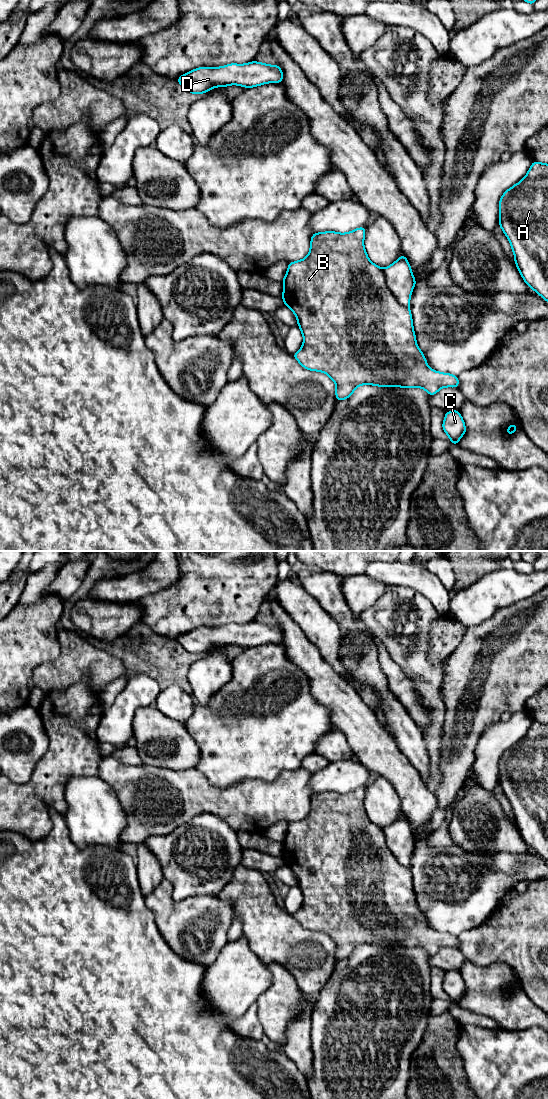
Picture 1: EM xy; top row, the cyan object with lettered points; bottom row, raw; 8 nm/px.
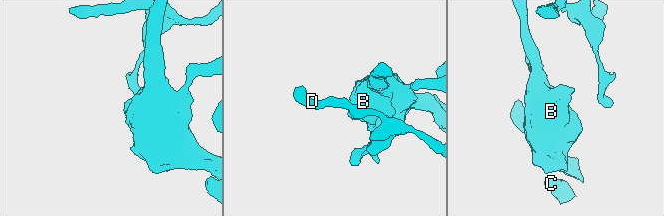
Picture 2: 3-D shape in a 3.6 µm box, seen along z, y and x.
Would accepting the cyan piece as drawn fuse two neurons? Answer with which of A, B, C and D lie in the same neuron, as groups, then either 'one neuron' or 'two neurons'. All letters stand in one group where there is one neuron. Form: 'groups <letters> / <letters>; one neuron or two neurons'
groups A C D / B; two neurons

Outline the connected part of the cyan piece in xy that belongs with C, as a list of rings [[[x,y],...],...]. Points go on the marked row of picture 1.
[[[451,410],[446,412],[442,428],[450,438],[450,444],[459,443],[460,438],[466,433],[466,426],[459,411]]]

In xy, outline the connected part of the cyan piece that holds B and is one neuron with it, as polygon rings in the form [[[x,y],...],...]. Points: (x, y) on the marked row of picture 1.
[[[359,227],[348,233],[313,233],[309,254],[302,260],[288,263],[287,273],[282,280],[282,299],[296,316],[304,338],[301,349],[293,357],[305,369],[327,374],[335,382],[337,401],[351,397],[359,385],[418,387],[426,390],[430,396],[444,387],[458,388],[457,376],[428,367],[416,342],[409,307],[398,302],[386,284],[383,269],[367,256],[364,249],[365,230],[366,227]]]

